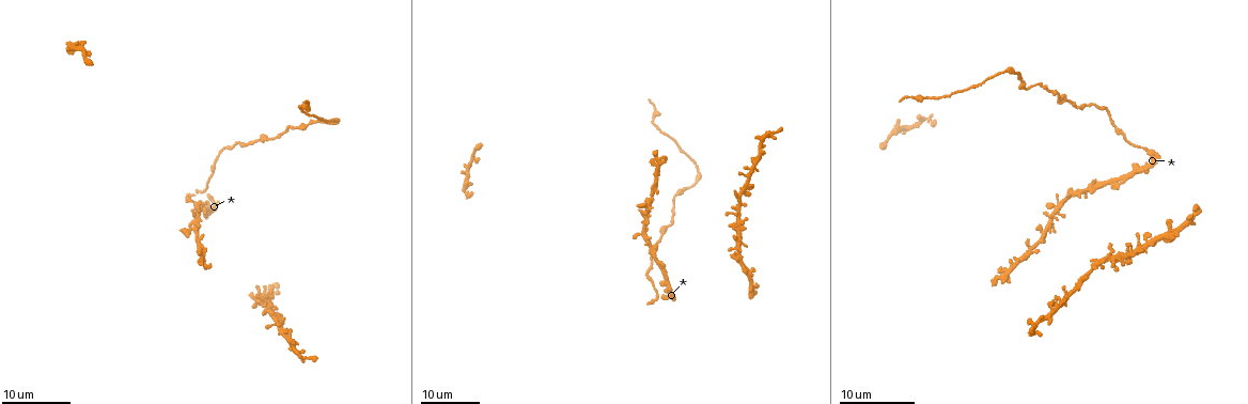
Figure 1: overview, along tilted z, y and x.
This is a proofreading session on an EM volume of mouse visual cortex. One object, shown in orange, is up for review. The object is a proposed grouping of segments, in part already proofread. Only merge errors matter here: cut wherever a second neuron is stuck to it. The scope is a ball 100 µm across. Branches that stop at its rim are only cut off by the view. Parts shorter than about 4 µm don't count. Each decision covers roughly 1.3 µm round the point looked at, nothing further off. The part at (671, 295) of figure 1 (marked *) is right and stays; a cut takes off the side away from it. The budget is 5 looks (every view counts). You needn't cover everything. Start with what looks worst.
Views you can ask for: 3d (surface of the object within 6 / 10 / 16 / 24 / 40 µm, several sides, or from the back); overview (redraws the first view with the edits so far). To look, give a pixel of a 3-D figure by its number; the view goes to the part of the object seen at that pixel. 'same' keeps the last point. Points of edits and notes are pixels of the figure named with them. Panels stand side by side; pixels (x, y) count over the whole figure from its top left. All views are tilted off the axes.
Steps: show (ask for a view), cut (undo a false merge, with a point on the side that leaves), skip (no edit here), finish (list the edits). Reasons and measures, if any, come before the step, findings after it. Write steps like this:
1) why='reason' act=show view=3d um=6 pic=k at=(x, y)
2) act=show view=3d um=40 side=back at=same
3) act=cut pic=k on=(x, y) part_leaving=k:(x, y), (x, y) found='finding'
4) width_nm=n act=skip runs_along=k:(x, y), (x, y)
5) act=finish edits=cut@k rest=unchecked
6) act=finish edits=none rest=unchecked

why='arms part here' act=show view=3d um=16 pic=1 at=(194, 201)

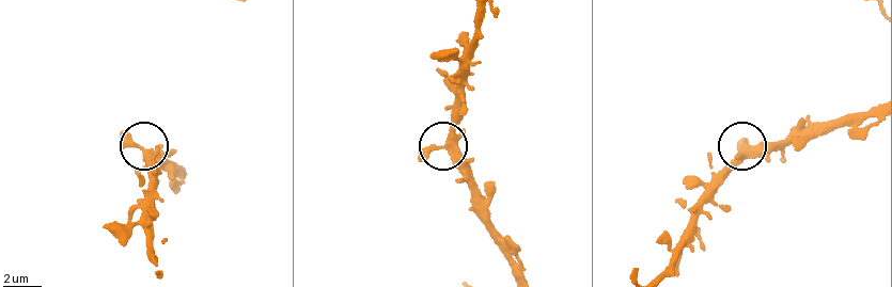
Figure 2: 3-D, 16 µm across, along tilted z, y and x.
act=show view=3d um=10 pic=2 at=(446, 147)

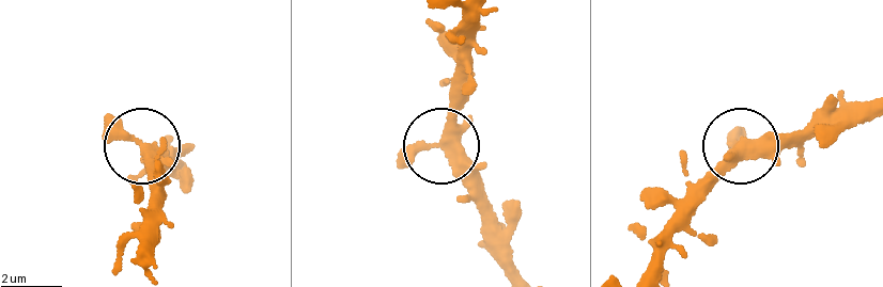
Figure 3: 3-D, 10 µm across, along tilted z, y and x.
act=skip runs_along=3:(511, 276), (481, 196), (450, 152), (459, 78) found='continuous, no second neuron'

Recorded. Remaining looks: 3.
act=show view=3d um=24 pic=1 at=(739, 261)

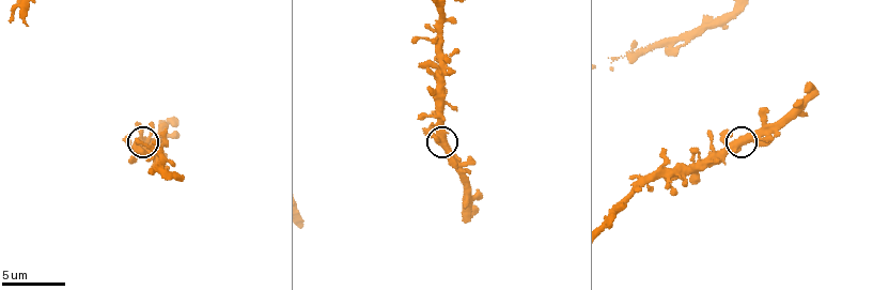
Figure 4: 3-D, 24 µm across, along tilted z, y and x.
why='zoom in' act=show view=3d um=10 pic=4 at=(444, 141)

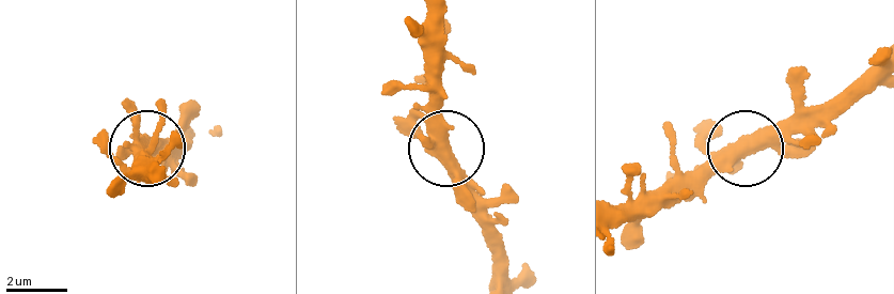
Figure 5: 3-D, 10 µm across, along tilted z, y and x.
act=skip found='continuous, no second neuron'

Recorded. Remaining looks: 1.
act=show view=3d um=6 pic=4 at=(674, 51)

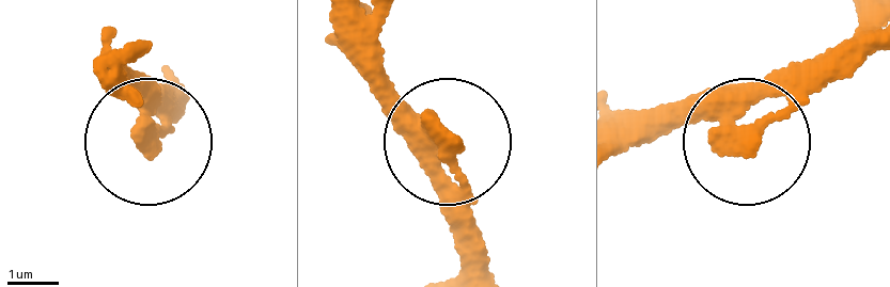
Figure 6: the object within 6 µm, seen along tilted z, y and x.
act=skip found='one neuron here'

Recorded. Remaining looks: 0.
act=finish edits=none rest=unchecked

